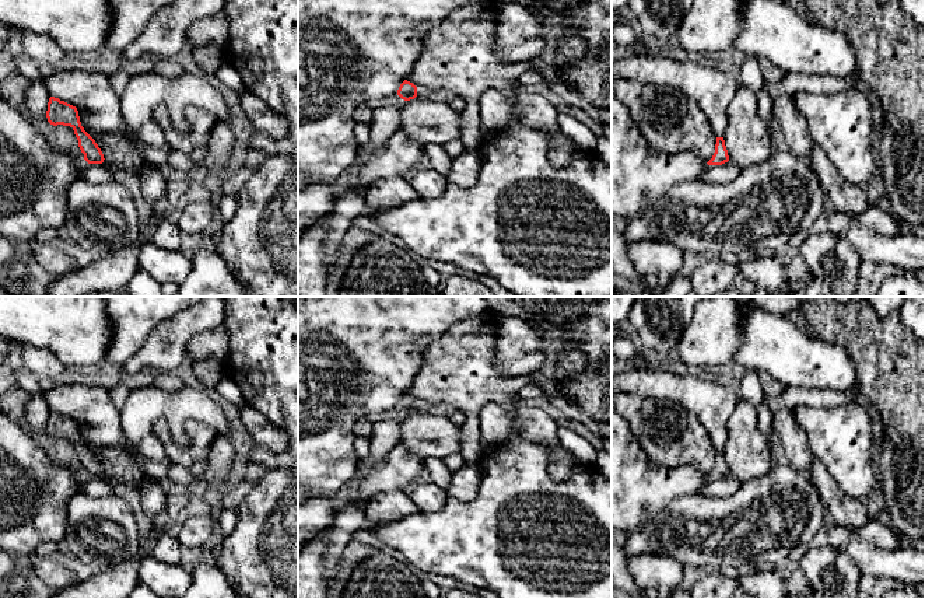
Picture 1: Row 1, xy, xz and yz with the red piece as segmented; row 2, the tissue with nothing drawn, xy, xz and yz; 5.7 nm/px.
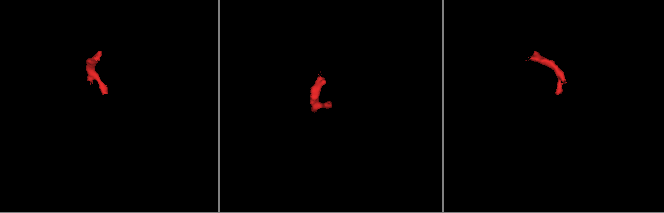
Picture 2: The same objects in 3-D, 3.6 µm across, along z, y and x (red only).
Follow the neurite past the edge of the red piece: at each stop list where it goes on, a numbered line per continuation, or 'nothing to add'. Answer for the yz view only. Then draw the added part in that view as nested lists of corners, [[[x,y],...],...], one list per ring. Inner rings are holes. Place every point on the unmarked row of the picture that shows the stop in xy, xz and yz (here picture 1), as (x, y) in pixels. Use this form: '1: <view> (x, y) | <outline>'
nothing to add

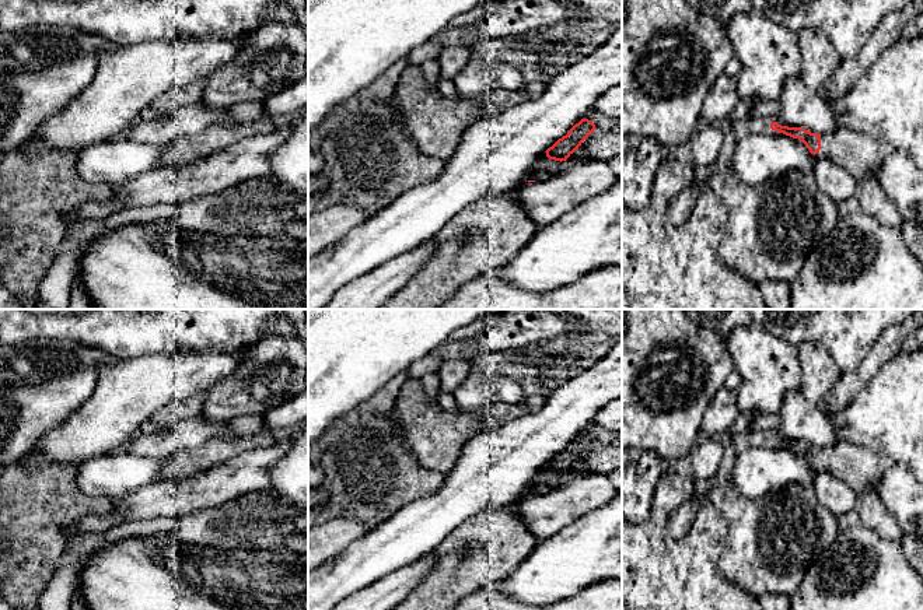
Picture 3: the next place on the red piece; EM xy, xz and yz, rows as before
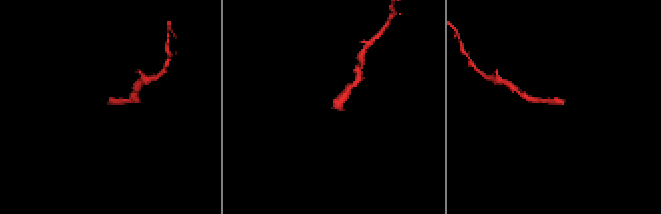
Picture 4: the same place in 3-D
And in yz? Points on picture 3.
1: yz (859, 466) | [[[838,441],[832,446],[821,448],[821,463],[814,470],[843,480],[860,497],[877,490],[885,464],[868,446]]]

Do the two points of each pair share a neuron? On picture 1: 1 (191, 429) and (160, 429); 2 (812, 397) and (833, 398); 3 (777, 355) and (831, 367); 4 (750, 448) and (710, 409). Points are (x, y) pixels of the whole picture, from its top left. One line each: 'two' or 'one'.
1: one
2: one
3: one
4: two

